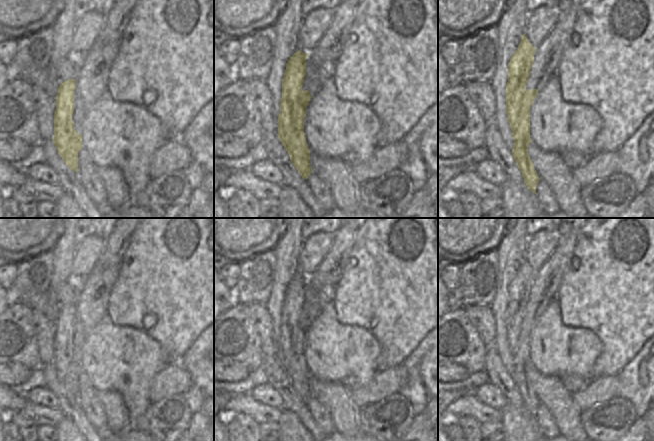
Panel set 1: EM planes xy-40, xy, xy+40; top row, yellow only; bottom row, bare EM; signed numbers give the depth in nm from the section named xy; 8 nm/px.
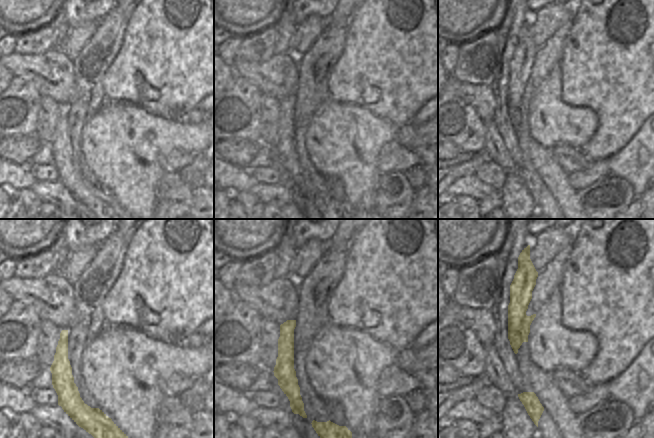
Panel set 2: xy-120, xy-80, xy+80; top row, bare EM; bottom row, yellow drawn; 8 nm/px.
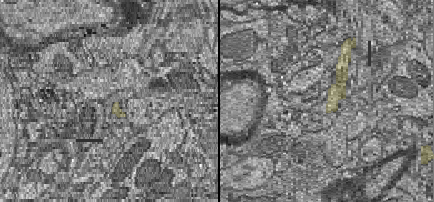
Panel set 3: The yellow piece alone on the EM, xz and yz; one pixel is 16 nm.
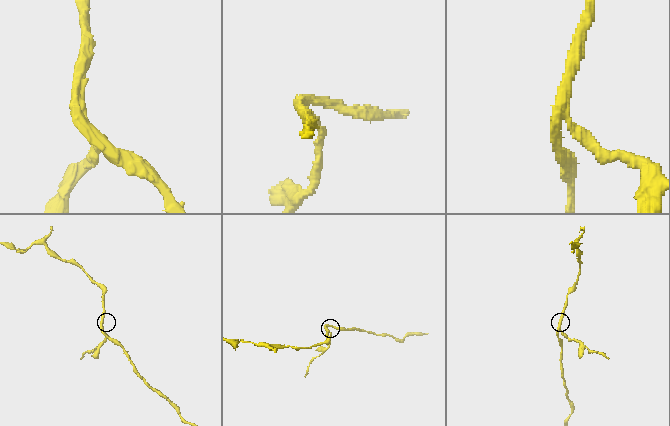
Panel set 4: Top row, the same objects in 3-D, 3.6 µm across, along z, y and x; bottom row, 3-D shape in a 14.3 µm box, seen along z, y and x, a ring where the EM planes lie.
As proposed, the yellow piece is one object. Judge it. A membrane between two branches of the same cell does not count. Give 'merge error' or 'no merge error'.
merge error

